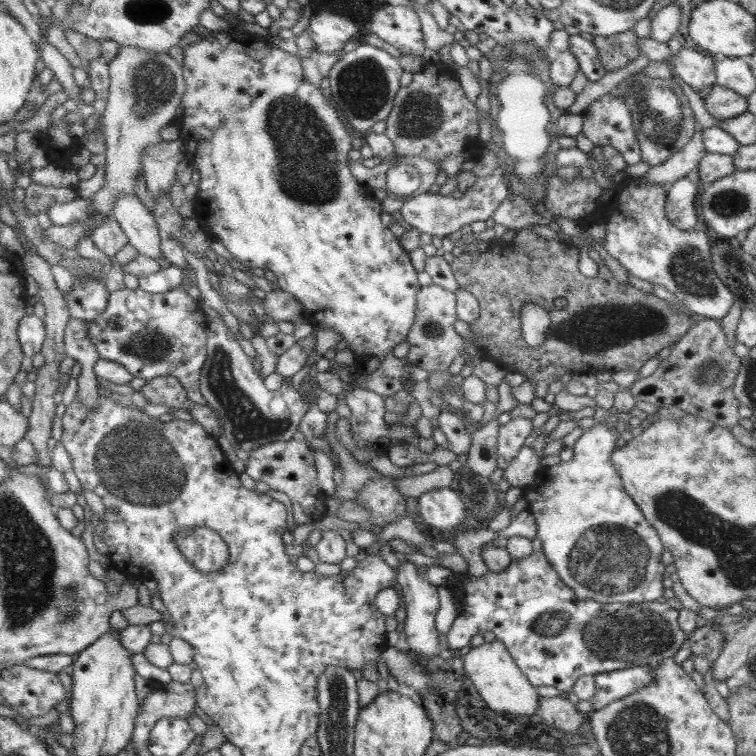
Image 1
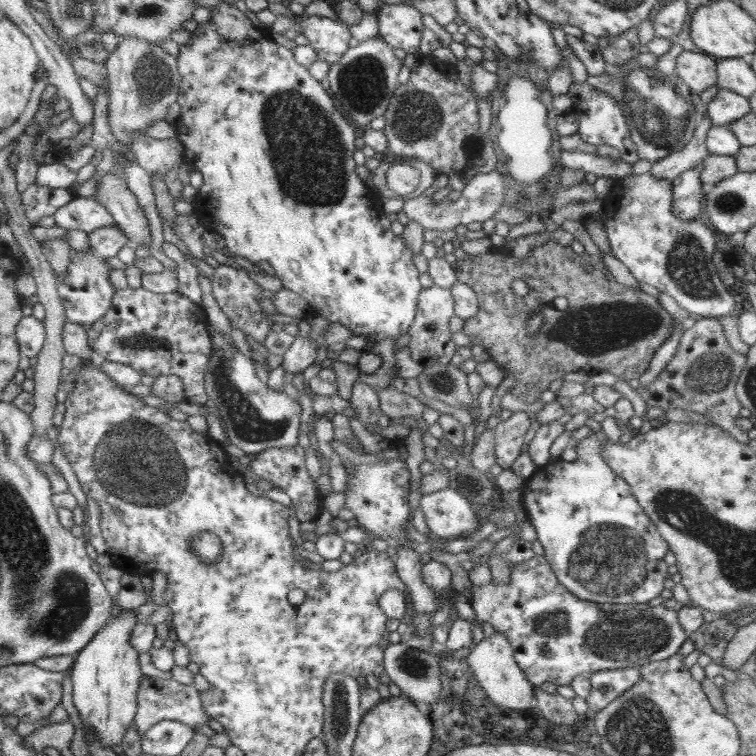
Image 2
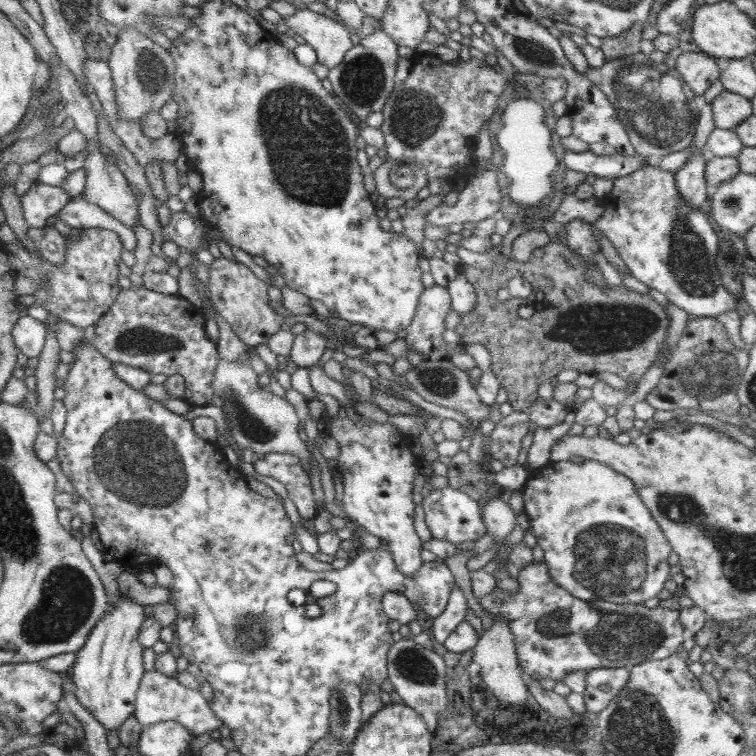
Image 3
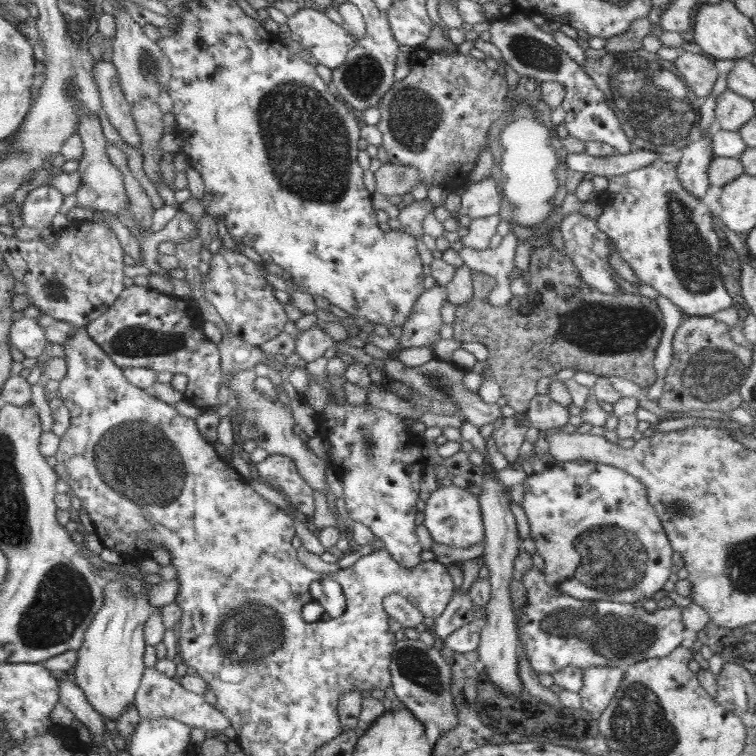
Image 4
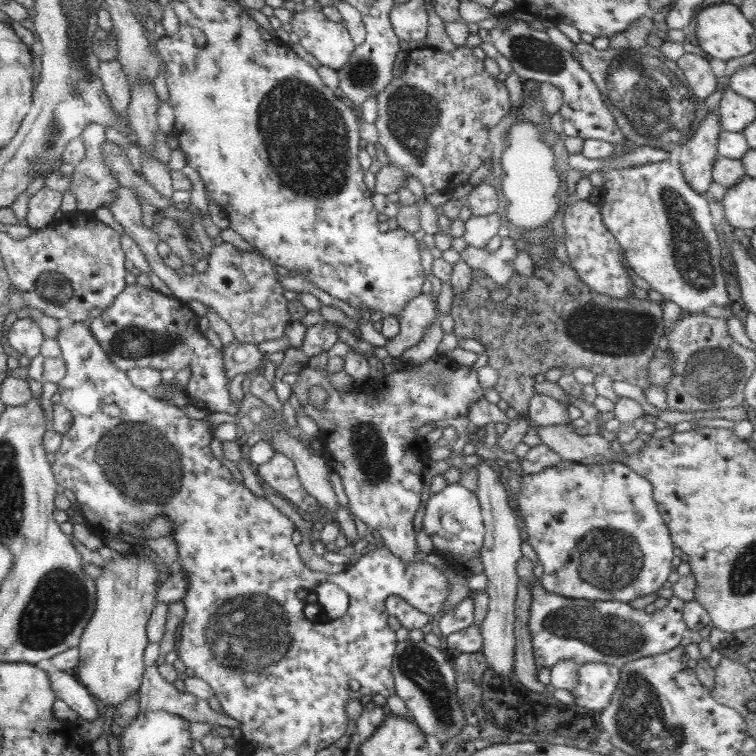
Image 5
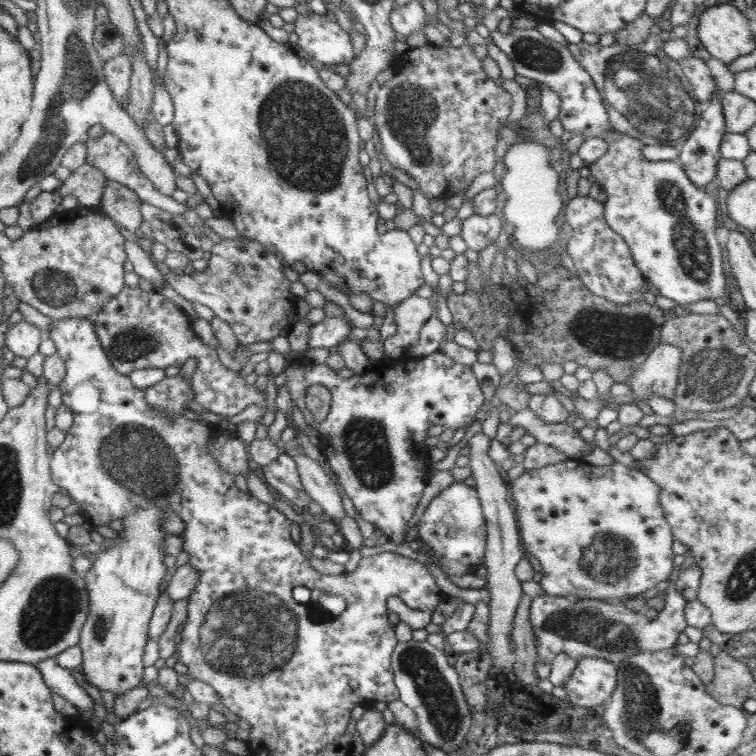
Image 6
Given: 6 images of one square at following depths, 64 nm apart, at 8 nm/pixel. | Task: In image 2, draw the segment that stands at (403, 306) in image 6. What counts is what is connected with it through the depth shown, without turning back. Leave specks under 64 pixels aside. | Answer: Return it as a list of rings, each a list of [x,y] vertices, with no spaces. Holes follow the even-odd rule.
[[[434,285],[432,288],[424,288],[420,292],[416,316],[407,332],[410,335],[409,349],[413,361],[428,367],[451,362],[457,344],[453,341],[453,332],[450,331],[448,322],[454,315],[454,300],[450,289]]]

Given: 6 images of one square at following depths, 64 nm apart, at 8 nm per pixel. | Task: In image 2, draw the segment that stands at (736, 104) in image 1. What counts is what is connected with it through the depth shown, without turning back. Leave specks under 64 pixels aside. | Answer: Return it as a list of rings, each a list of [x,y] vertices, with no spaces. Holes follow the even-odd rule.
[[[720,87],[706,104],[707,114],[714,126],[727,126],[751,112],[749,98]]]

